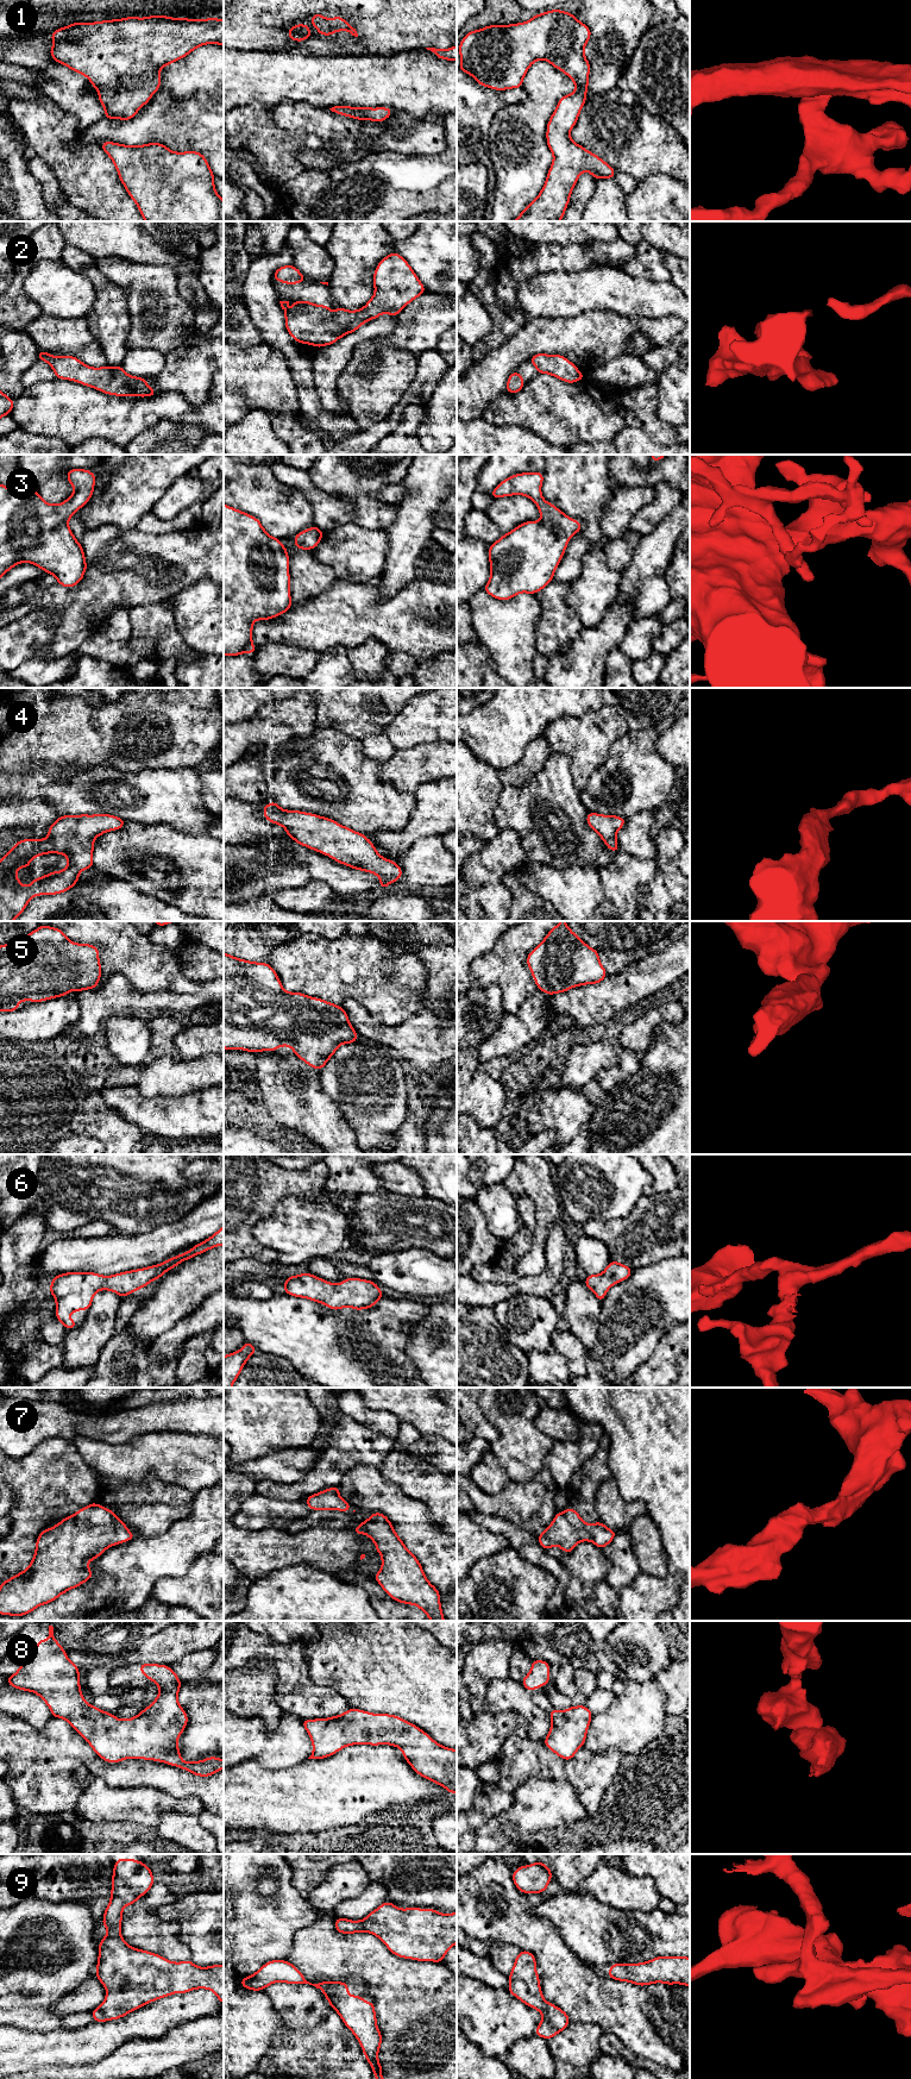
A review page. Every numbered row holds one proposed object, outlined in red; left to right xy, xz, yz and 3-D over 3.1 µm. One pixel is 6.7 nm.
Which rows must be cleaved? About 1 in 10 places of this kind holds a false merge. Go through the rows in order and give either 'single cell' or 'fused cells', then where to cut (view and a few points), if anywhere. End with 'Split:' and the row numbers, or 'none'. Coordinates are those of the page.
1: single cell; no cut
2: single cell; no cut
3: single cell; no cut
4: single cell; no cut
5: single cell; no cut
6: single cell; no cut
7: single cell; no cut
8: single cell; no cut
9: single cell; no cut
Split: none

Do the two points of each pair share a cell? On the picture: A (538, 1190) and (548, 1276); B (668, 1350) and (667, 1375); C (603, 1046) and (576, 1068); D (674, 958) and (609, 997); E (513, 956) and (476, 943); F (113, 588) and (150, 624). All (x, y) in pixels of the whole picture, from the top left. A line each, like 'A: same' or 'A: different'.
A: different
B: same
C: same
D: same
E: different
F: different

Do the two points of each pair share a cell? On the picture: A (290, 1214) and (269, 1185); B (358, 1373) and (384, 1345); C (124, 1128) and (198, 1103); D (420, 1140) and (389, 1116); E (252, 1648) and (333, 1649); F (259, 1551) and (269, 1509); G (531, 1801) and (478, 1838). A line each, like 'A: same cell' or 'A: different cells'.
A: different cells
B: same cell
C: different cells
D: different cells
E: different cells
F: different cells
G: same cell

